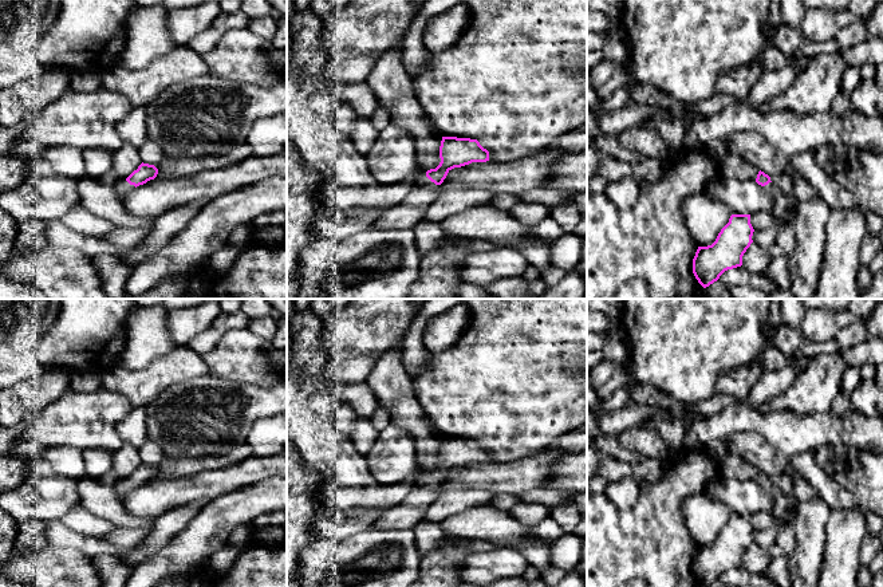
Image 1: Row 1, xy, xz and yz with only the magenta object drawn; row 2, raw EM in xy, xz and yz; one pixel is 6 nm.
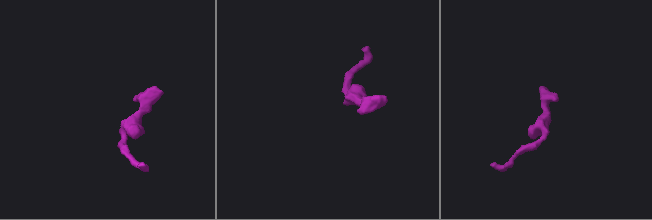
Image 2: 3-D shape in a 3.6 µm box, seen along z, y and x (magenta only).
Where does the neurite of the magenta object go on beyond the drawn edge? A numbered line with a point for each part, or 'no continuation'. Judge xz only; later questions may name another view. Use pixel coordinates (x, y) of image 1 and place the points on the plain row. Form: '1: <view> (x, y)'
1: xz (421, 480)

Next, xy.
1: xy (122, 488)

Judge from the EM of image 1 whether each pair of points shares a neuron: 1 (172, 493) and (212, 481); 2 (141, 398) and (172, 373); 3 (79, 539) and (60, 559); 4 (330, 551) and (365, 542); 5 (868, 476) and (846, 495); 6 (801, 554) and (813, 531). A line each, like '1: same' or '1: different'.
1: same
2: same
3: different
4: same
5: different
6: same

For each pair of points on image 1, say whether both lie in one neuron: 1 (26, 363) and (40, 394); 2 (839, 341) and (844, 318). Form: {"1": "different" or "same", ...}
{"1": "different", "2": "different"}

